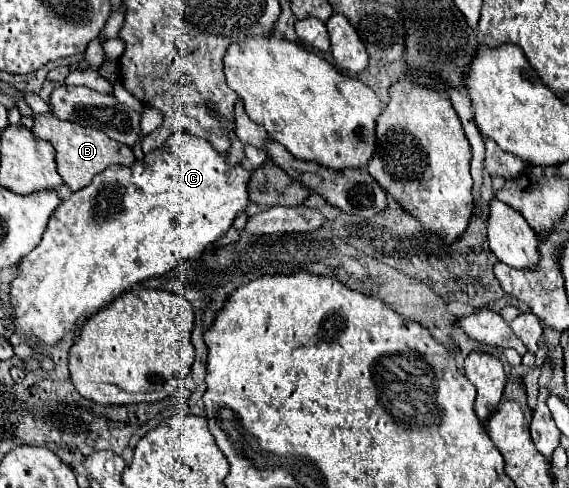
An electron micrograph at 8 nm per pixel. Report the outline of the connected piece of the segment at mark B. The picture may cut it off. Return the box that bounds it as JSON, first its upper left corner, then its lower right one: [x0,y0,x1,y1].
[33,114,135,192]

